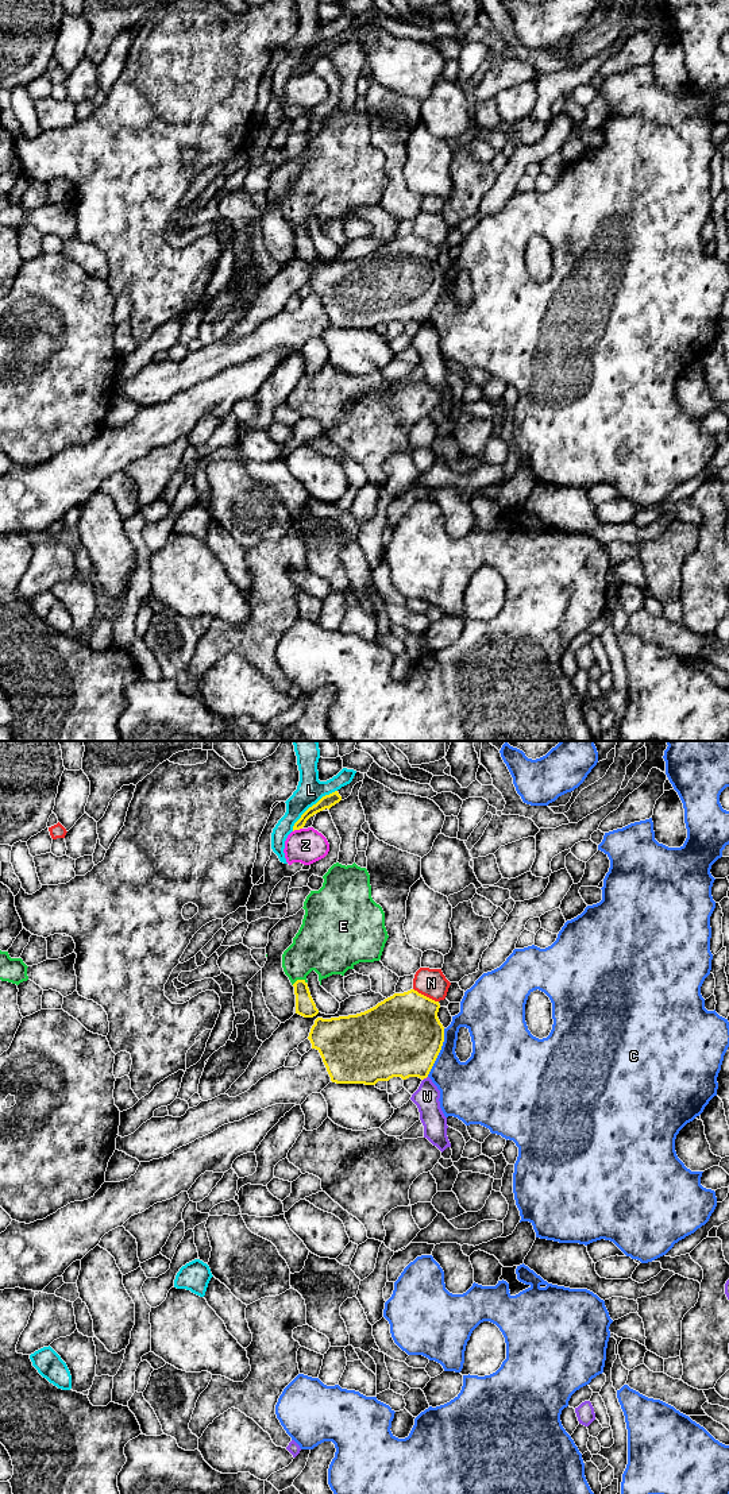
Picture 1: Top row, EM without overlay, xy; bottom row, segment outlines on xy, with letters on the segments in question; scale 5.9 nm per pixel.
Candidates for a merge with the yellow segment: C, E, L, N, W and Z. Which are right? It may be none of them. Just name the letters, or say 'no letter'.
no letter

